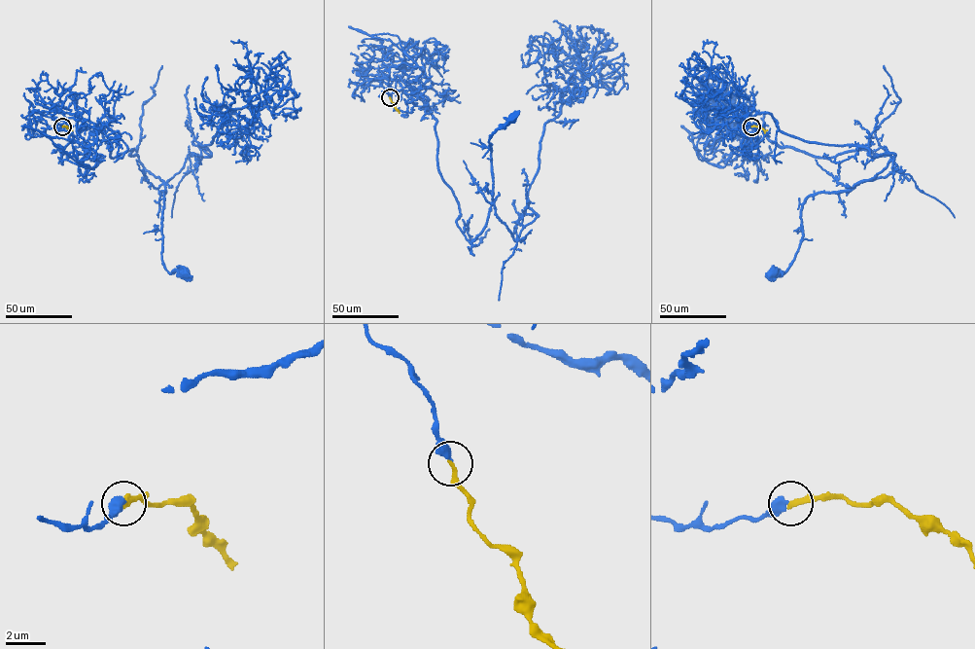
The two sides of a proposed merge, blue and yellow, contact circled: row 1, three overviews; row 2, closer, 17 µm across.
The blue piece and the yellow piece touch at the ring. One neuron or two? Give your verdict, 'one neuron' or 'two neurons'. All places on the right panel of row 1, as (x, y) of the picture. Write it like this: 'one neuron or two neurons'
one neuron

